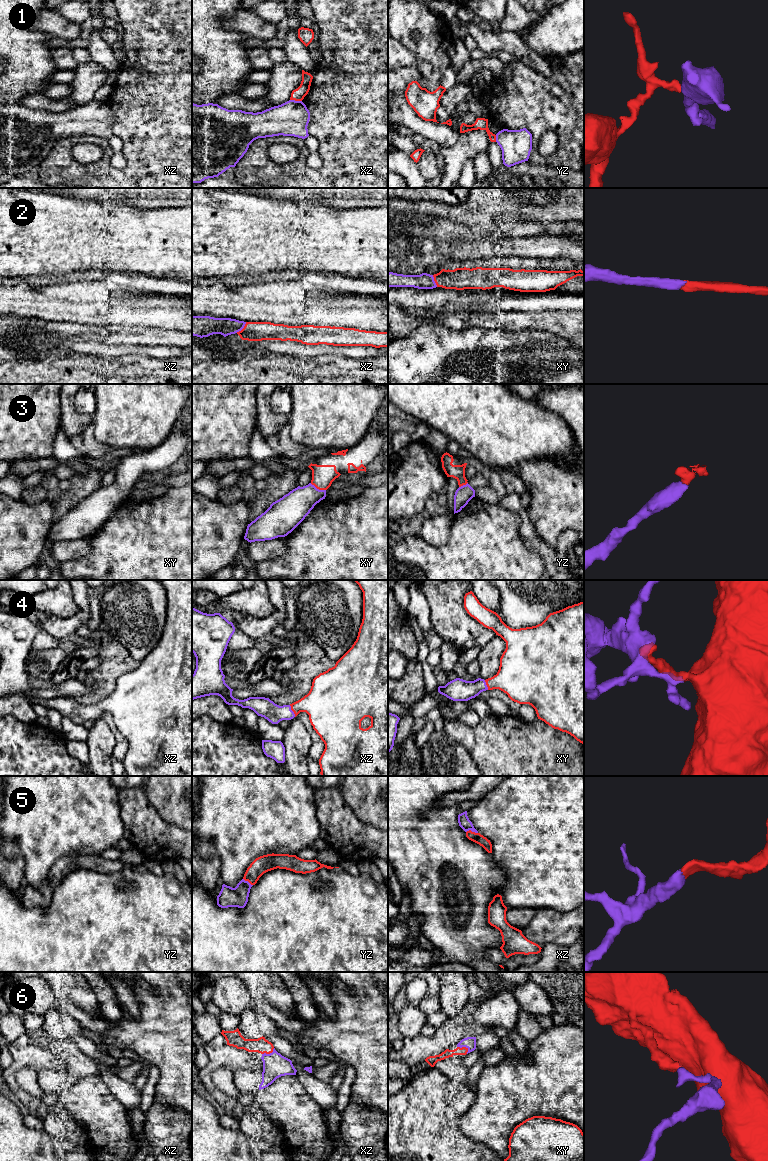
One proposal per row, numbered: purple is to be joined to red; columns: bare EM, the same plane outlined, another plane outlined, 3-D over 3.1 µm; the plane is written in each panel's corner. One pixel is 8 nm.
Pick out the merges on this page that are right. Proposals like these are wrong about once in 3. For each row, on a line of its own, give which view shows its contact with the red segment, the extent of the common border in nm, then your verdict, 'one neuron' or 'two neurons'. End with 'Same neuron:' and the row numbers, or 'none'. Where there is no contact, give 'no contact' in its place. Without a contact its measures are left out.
1: xz | 100 nm | two neurons
2: xz | 120 nm | one neuron
3: xy | 140 nm | one neuron
4: xz | 110 nm | one neuron
5: xz | 100 nm | one neuron
6: xy | 110 nm | one neuron
Same neuron: 2, 3, 4, 5, 6

